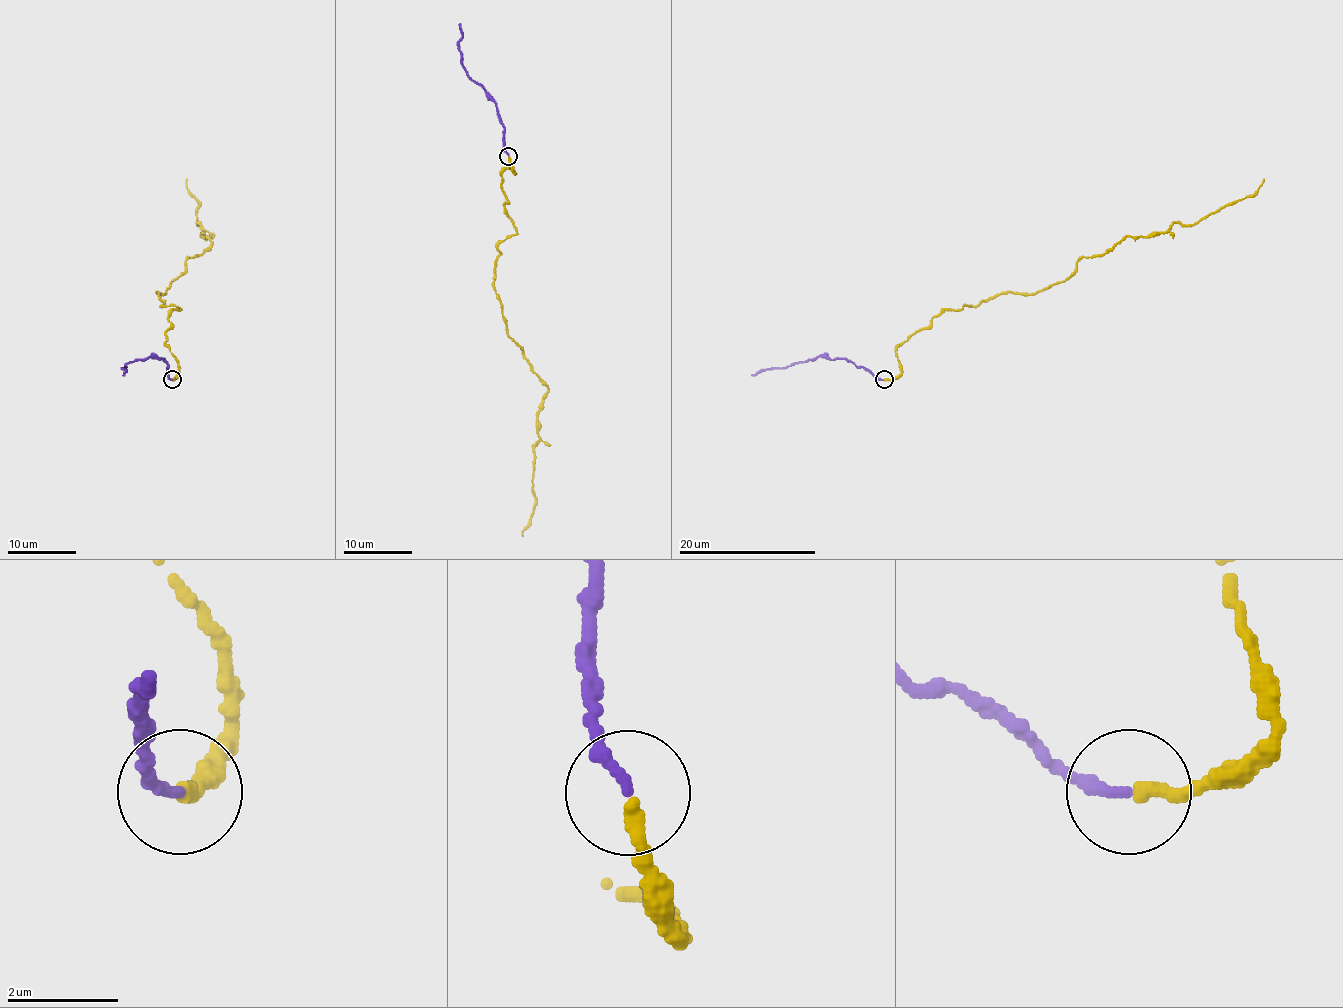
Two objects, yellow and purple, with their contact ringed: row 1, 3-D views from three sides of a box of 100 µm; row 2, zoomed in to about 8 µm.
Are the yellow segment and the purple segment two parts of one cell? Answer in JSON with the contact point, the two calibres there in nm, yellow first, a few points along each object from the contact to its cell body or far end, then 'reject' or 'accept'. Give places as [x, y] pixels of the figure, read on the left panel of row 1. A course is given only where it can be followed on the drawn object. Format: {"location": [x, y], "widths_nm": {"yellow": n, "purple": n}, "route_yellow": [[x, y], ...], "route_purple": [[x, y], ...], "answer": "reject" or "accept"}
{"location": [172, 379], "widths_nm": {"yellow": 300, "purple": 200}, "route_yellow": [[172, 379], [179, 364], [165, 333], [180, 309], [161, 307], [158, 292], [211, 245], [187, 178]], "route_purple": [[172, 379], [168, 377], [168, 365], [156, 357], [136, 358], [122, 369], [125, 370], [124, 376]], "answer": "accept"}

